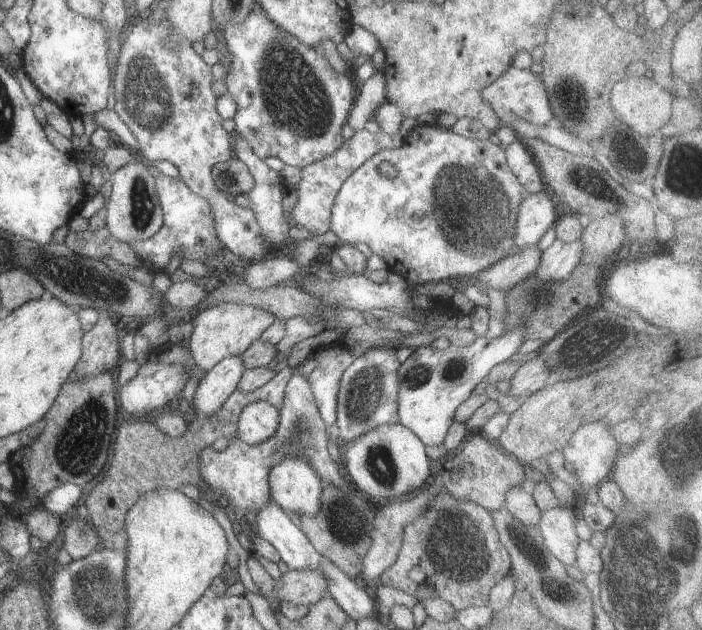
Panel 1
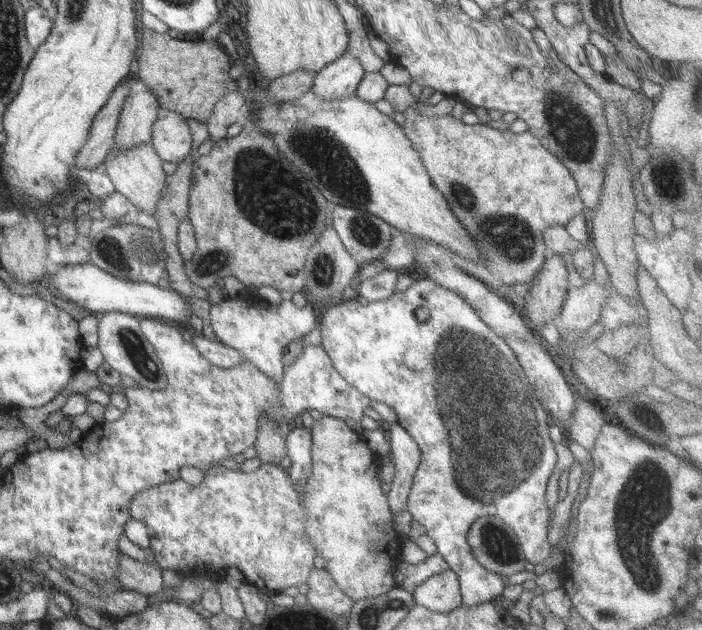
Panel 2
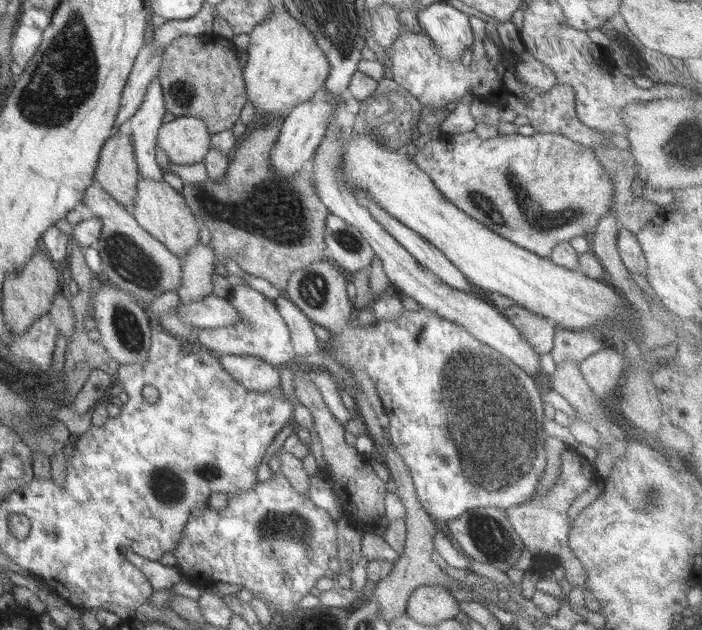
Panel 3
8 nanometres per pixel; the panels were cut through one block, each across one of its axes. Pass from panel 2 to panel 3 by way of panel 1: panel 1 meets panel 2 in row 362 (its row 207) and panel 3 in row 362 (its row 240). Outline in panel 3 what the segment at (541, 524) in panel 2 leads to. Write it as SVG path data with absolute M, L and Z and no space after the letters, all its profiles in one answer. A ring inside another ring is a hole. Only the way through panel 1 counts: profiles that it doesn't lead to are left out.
M404 308L402 315L396 319L384 321L376 320L375 323L366 326L357 324L348 325L342 333L331 335L332 345L329 348L334 354L336 361L340 363L348 373L352 375L358 370L365 370L368 377L373 380L375 389L381 398L381 403L389 416L388 436L392 446L400 453L409 473L422 507L435 520L438 526L446 526L449 520L458 518L467 510L478 507L494 507L506 509L515 507L520 503L525 503L536 493L539 485L540 475L547 467L547 444L552 438L543 432L542 424L546 422L543 416L543 392L545 388L536 382L535 378L528 375L522 368L511 362L509 358L500 354L497 350L474 339L470 333L464 331L462 327L438 317L436 313L424 309L415 312L407 311Z

